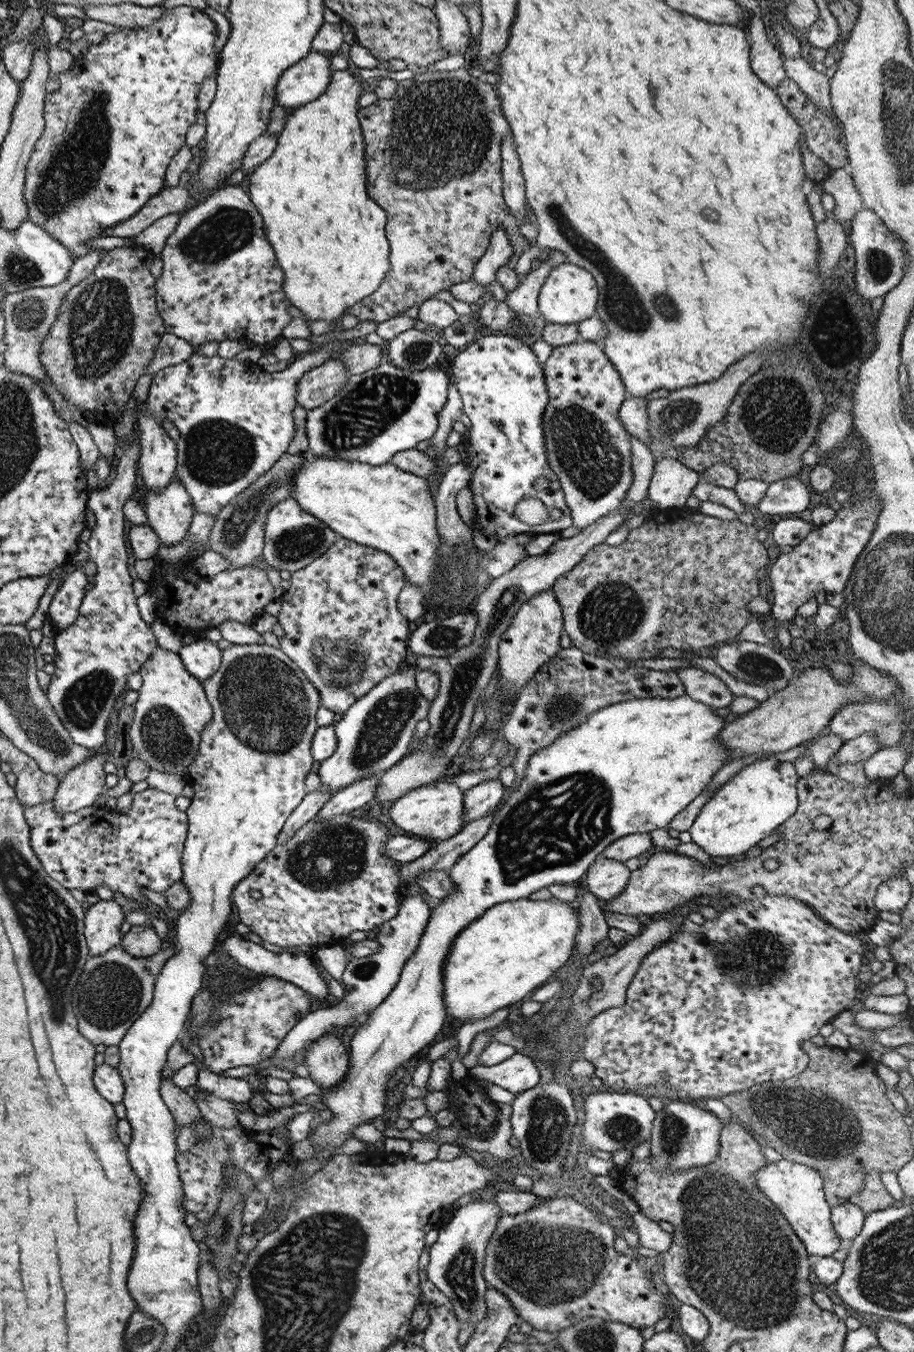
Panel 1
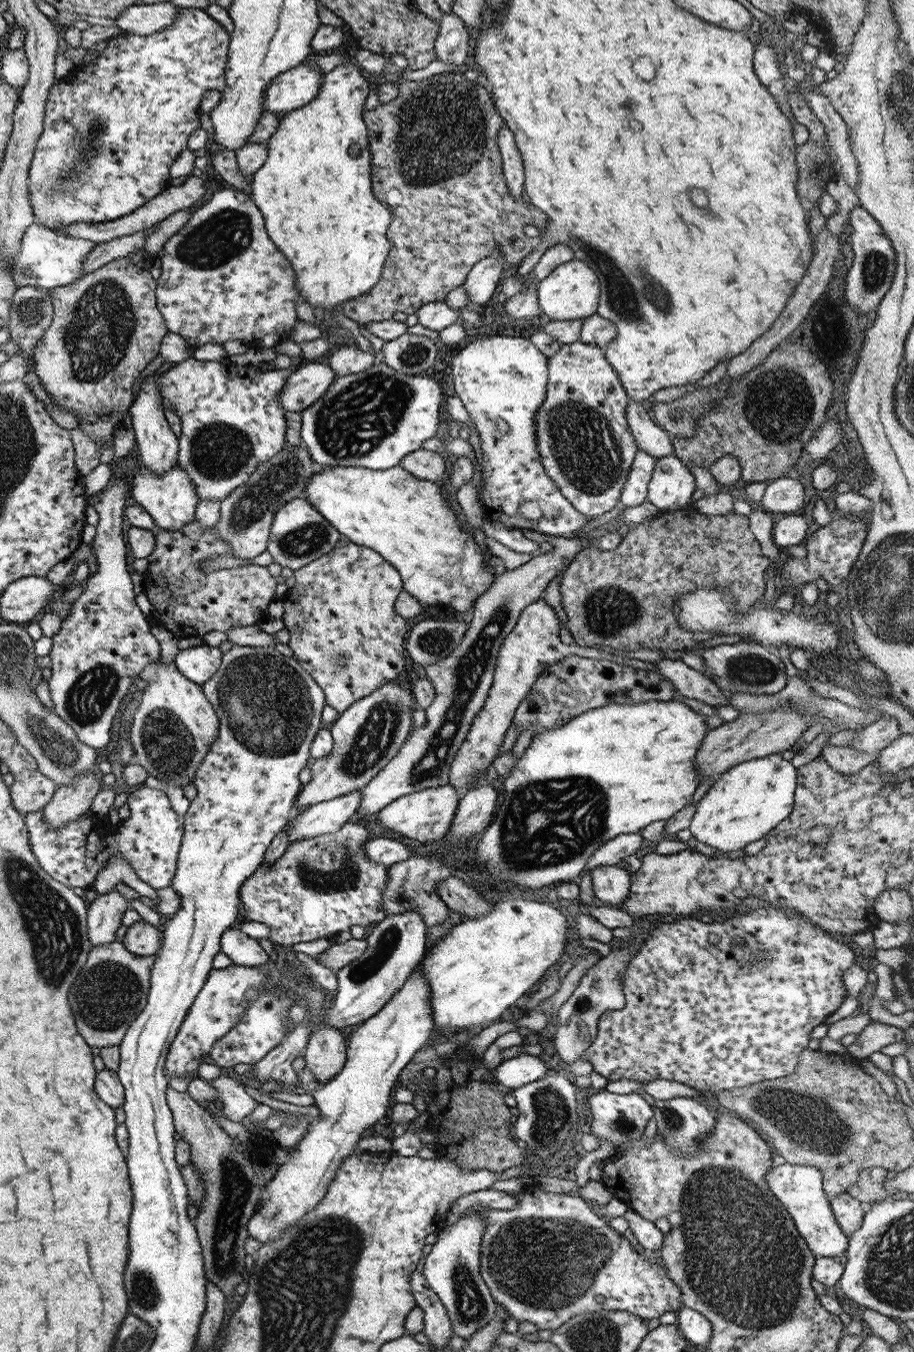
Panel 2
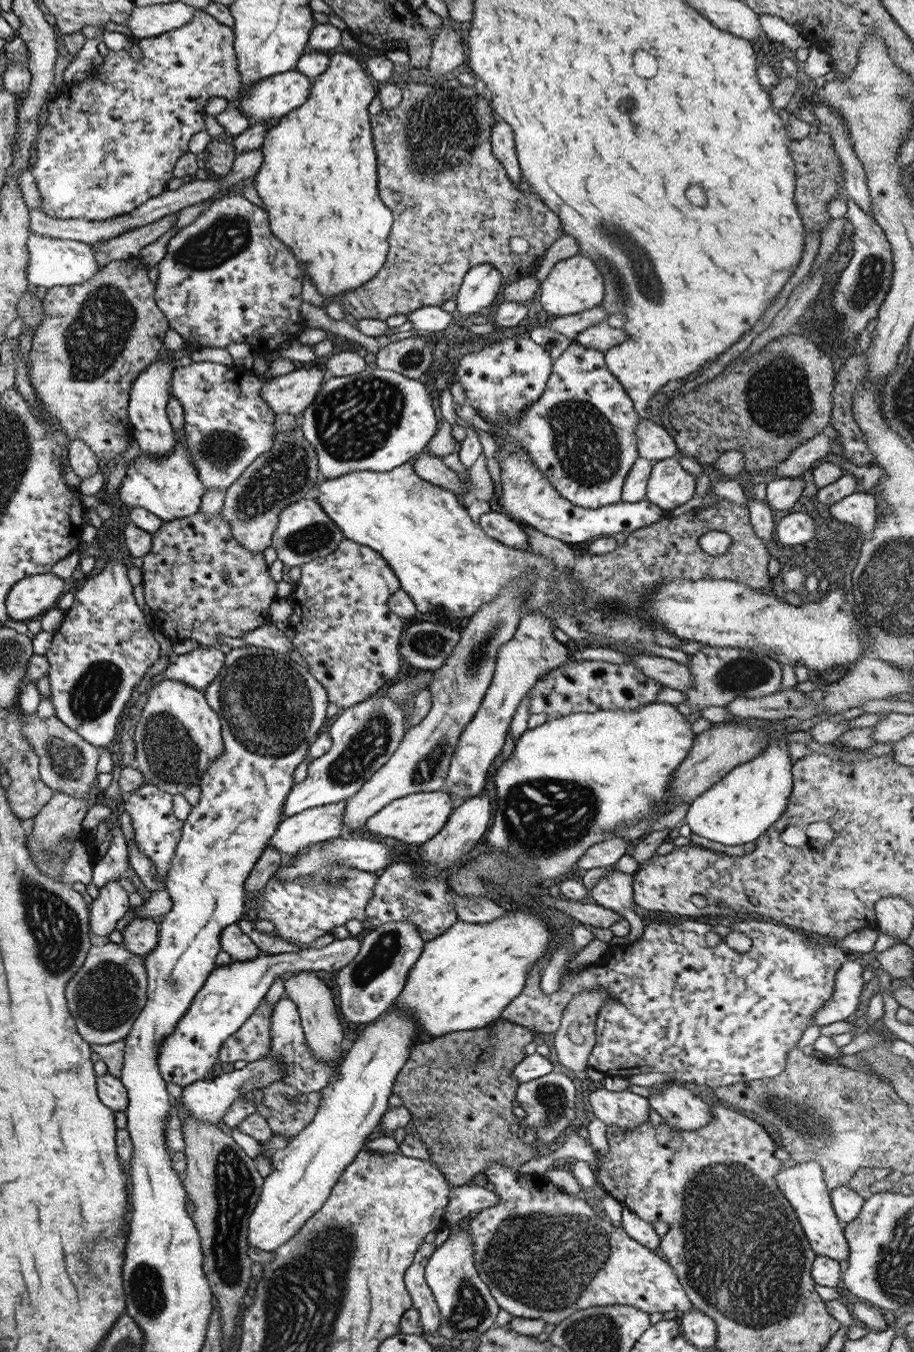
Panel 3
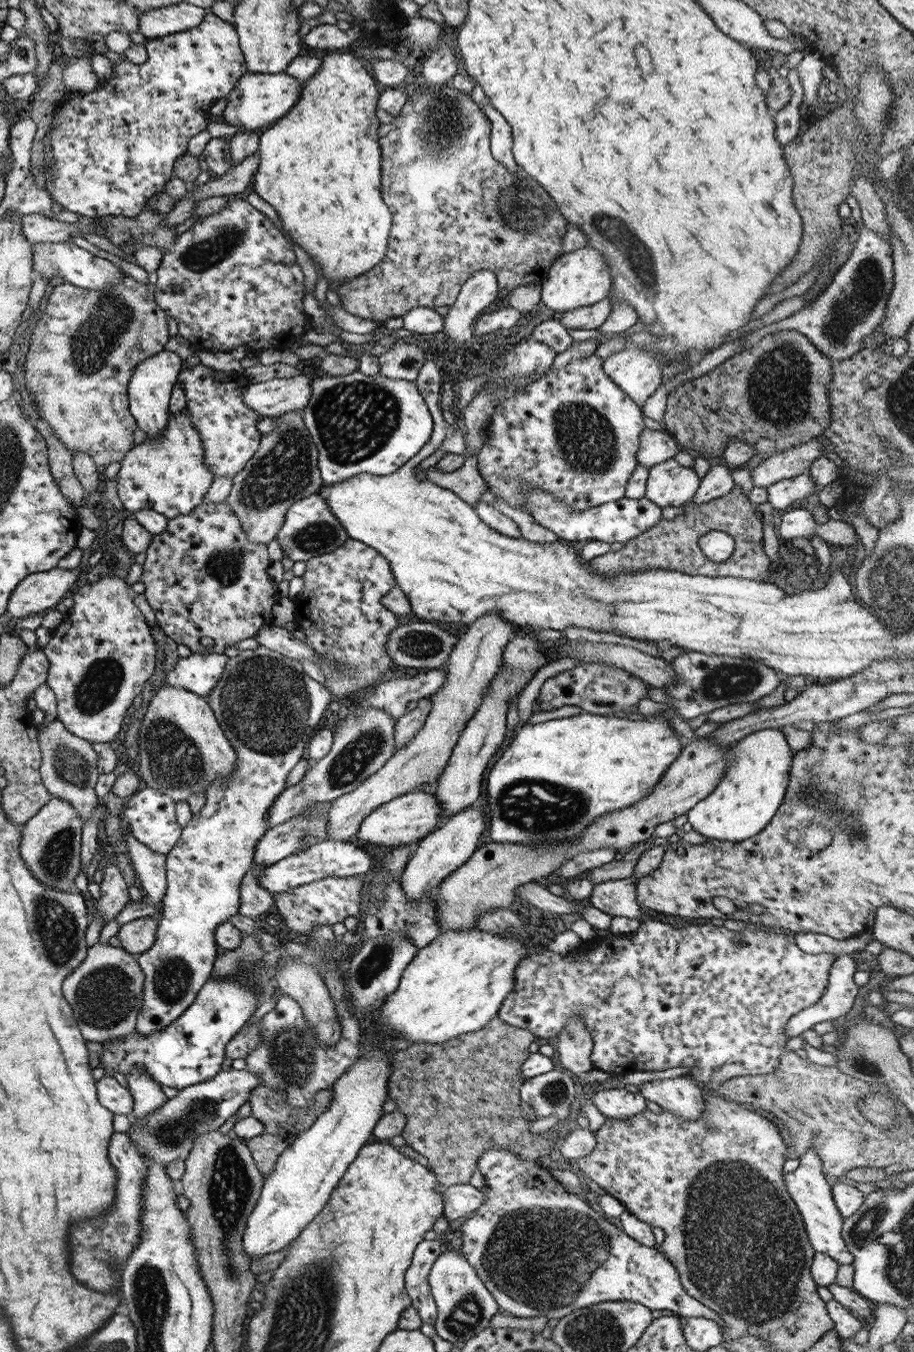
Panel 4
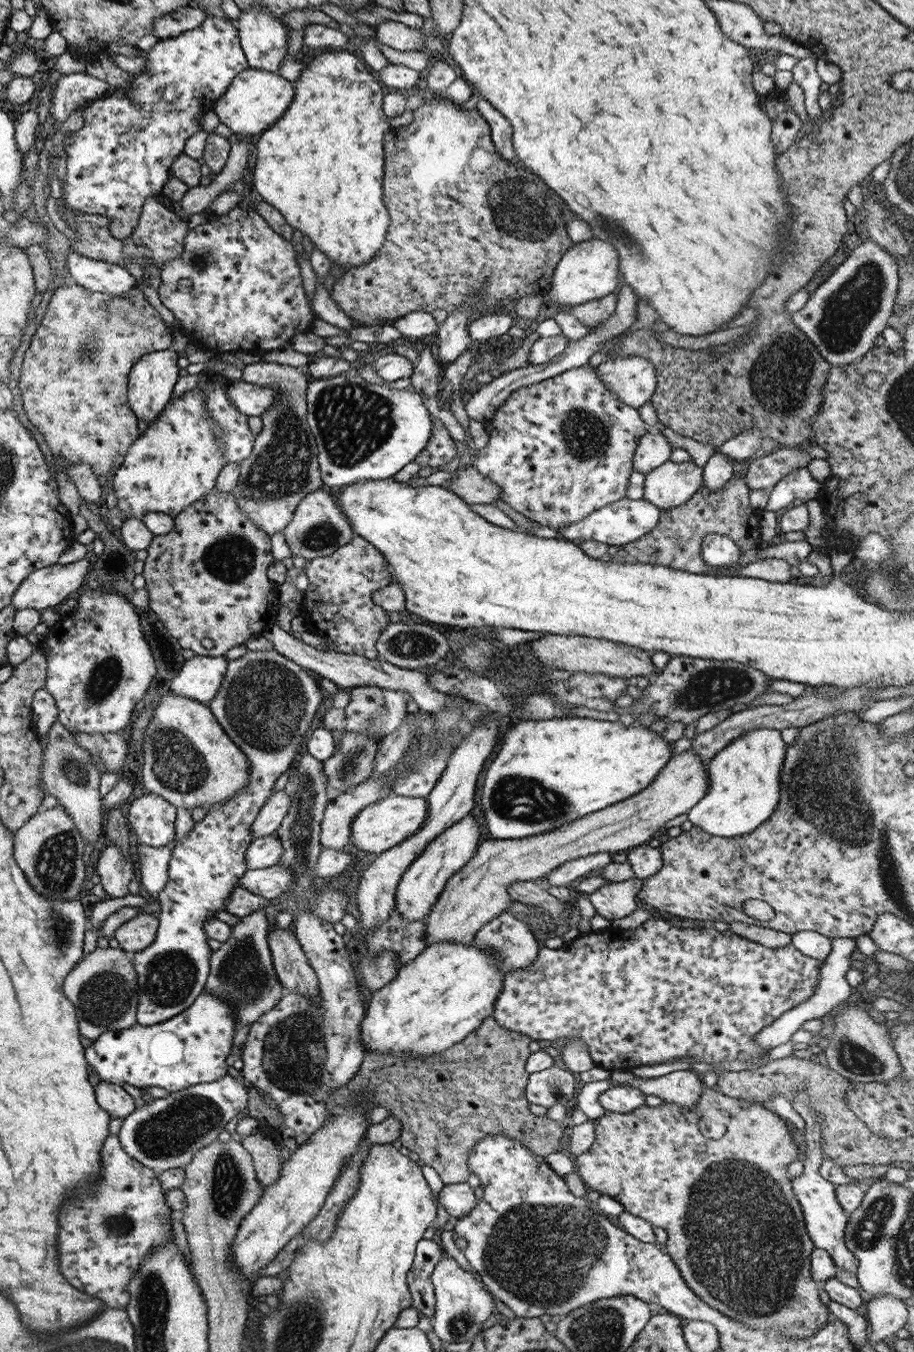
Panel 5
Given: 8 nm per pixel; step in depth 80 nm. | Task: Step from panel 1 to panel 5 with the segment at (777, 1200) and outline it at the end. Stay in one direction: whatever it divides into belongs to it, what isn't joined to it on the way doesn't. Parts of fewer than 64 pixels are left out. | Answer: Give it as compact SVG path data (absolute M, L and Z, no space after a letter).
M798 1091L796 1094L793 1094L793 1097L791 1107L801 1116L805 1123L805 1130L803 1131L805 1138L802 1143L804 1150L801 1152L803 1170L800 1176L791 1178L790 1185L792 1186L797 1202L800 1204L807 1236L809 1236L813 1247L823 1249L829 1253L836 1270L855 1273L858 1260L845 1247L843 1241L843 1228L845 1228L848 1216L843 1212L843 1209L837 1202L834 1184L823 1180L818 1174L818 1169L822 1161L822 1150L819 1146L820 1132L819 1126L817 1126L817 1118L815 1118L816 1114L809 1107L809 1098L807 1098L804 1092Z

